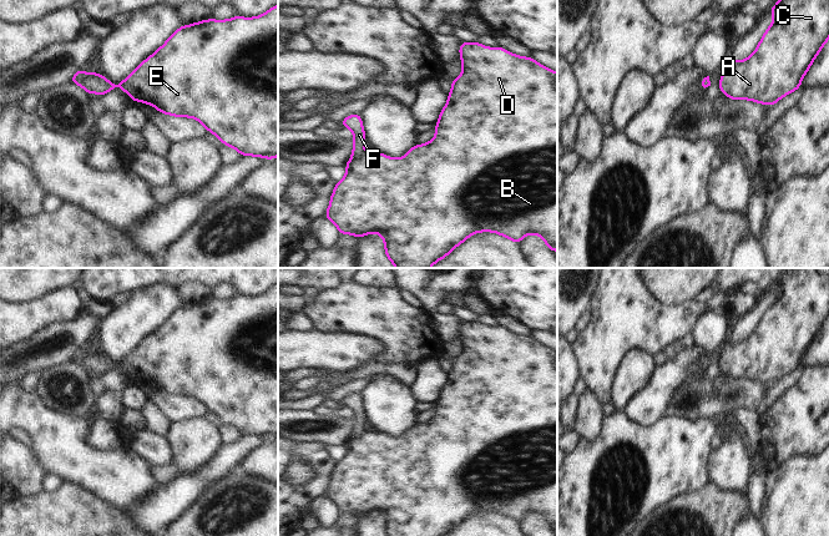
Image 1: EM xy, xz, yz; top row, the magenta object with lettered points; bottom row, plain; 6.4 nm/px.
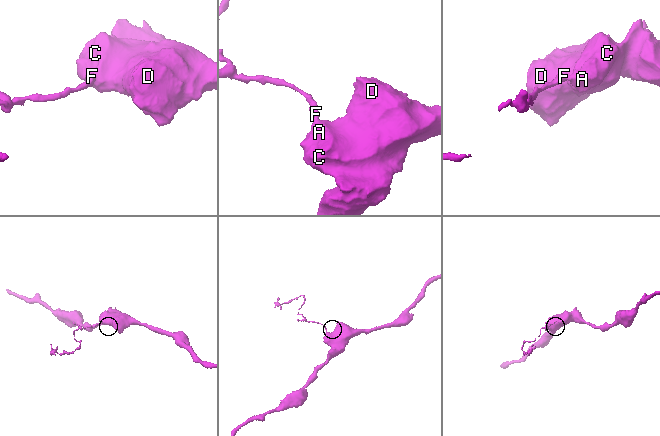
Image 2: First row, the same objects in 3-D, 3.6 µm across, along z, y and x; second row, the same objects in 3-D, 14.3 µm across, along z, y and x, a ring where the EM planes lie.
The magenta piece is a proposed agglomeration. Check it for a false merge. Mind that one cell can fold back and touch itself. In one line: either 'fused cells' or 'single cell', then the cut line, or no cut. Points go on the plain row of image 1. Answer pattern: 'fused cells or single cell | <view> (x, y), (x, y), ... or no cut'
fused cells | xz (365, 431), (352, 438)

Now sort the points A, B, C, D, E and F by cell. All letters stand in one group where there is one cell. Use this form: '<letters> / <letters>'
A B C D E / F

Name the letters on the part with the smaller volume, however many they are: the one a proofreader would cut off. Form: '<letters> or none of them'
F

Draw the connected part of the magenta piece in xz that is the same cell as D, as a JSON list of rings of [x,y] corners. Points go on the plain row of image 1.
[[[461,322],[459,333],[462,352],[451,361],[448,381],[436,400],[435,418],[411,426],[404,436],[391,438],[379,431],[365,431],[345,443],[345,455],[335,462],[329,486],[324,494],[340,514],[358,517],[369,512],[383,516],[386,536],[446,536],[450,531],[479,511],[494,511],[520,524],[527,514],[537,514],[549,529],[557,531],[557,352],[544,347],[532,337],[514,334],[504,327],[486,327],[479,322]]]

